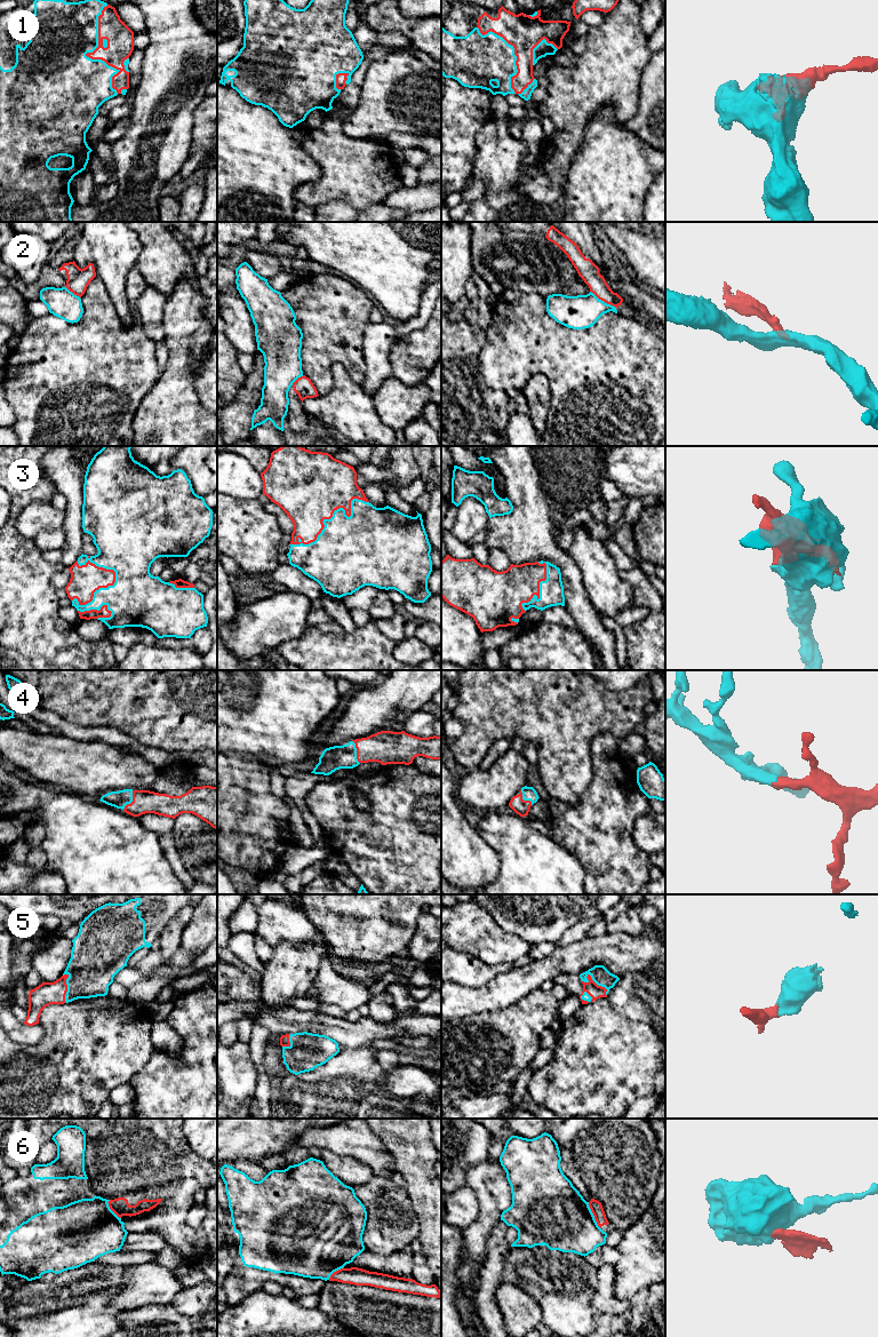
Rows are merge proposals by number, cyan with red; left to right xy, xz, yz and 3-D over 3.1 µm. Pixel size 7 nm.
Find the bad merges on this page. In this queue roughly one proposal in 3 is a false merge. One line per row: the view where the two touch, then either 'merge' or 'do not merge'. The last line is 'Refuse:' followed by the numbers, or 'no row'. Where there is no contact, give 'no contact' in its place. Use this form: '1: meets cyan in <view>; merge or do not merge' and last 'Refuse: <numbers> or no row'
1: meets cyan in xy; merge
2: meets cyan in yz; do not merge
3: meets cyan in xz; merge
4: meets cyan in yz; merge
5: meets cyan in yz; merge
6: meets cyan in yz; do not merge
Refuse: 2, 6

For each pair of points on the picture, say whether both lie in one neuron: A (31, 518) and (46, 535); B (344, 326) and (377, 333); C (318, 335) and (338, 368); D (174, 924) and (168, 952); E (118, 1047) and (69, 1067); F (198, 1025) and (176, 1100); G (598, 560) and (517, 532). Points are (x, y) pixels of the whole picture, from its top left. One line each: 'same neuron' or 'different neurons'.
A: different neurons
B: different neurons
C: different neurons
D: same neuron
E: same neuron
F: same neuron
G: different neurons

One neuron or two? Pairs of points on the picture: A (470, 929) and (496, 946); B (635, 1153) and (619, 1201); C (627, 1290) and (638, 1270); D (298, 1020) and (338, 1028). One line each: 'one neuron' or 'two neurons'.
A: one neuron
B: one neuron
C: one neuron
D: one neuron

